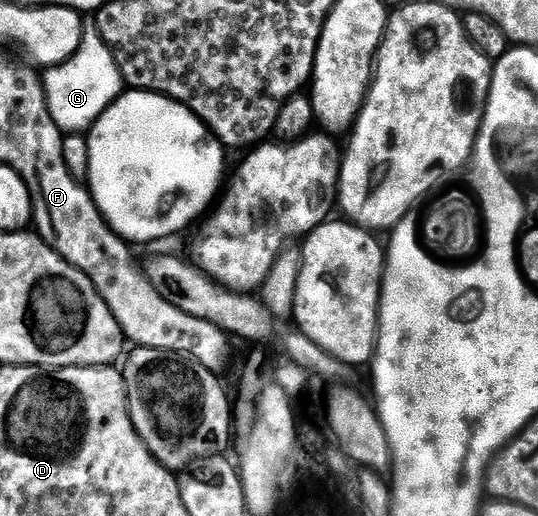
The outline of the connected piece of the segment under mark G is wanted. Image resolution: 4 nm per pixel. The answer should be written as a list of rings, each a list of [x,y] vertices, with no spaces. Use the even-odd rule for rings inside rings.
[[[94,24],[85,25],[84,38],[74,56],[67,58],[60,66],[47,67],[43,71],[42,81],[48,111],[62,132],[87,131],[122,93],[118,64],[111,48],[102,40],[100,29]]]

